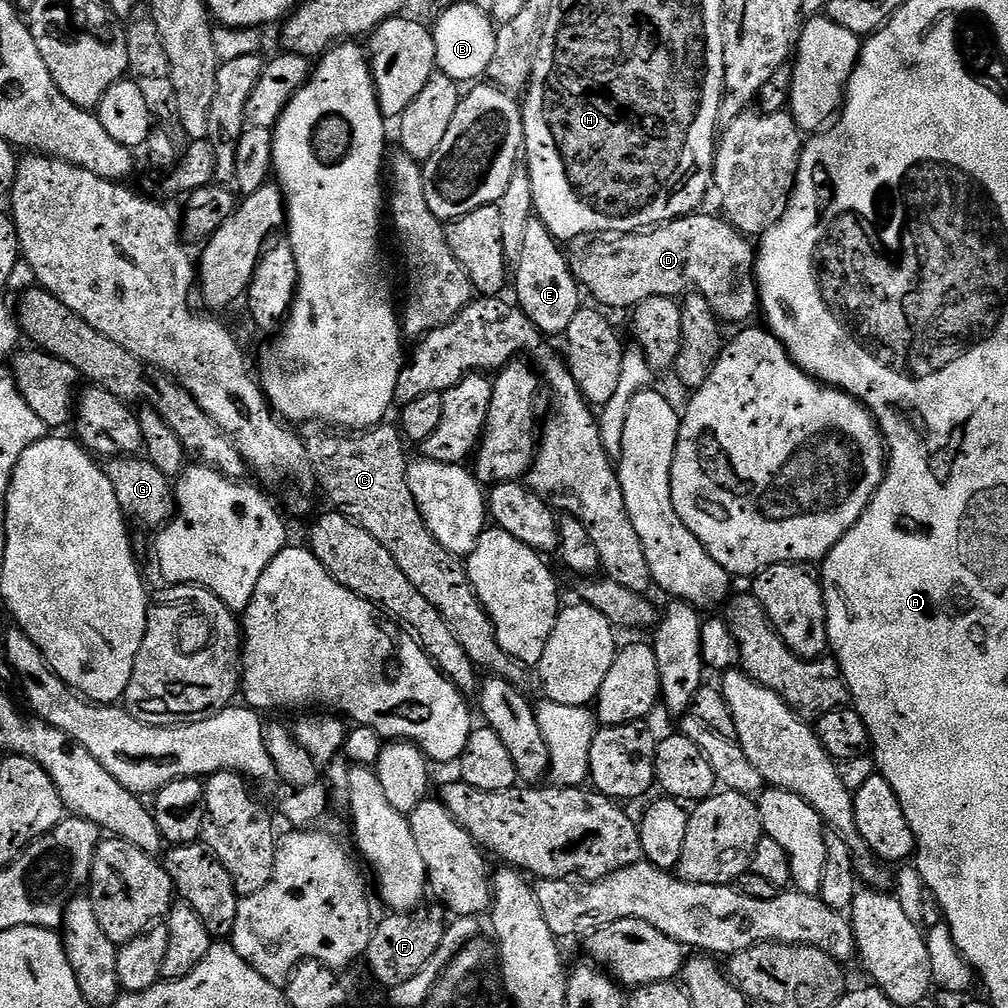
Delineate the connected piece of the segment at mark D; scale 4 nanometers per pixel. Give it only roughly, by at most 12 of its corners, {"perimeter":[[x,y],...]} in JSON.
{"perimeter":[[716,216],[600,238],[572,273],[631,310],[693,289],[757,315],[756,252]]}

